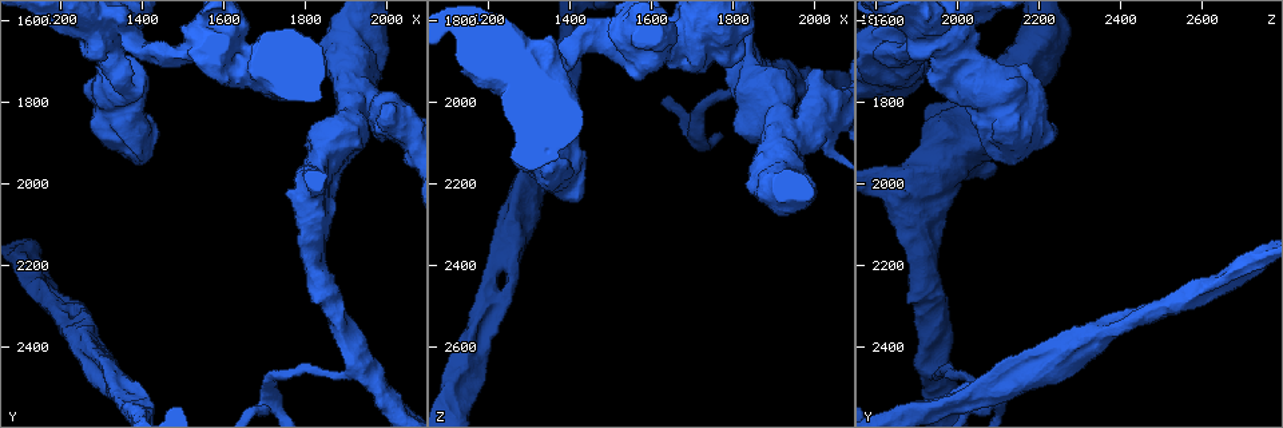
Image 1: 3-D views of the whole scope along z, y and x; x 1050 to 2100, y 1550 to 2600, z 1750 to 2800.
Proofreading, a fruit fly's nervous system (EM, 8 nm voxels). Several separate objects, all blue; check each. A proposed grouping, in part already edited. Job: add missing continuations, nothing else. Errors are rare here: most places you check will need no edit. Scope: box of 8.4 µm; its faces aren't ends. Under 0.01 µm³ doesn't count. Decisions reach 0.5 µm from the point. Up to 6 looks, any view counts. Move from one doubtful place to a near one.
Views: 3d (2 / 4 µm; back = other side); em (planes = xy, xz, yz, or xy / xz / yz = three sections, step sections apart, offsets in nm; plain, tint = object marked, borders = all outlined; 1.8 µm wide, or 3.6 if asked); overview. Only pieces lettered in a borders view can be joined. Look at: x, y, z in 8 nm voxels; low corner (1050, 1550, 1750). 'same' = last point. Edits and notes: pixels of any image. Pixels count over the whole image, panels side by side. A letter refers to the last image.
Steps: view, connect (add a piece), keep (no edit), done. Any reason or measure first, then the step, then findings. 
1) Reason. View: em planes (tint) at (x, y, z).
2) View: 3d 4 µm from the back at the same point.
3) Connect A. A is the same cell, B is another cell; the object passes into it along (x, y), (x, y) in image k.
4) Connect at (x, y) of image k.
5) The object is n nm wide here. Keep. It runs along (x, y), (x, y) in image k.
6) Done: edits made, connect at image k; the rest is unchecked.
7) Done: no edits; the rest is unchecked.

An open end. View: 3d 4 µm at (1190, 2250, 2685).

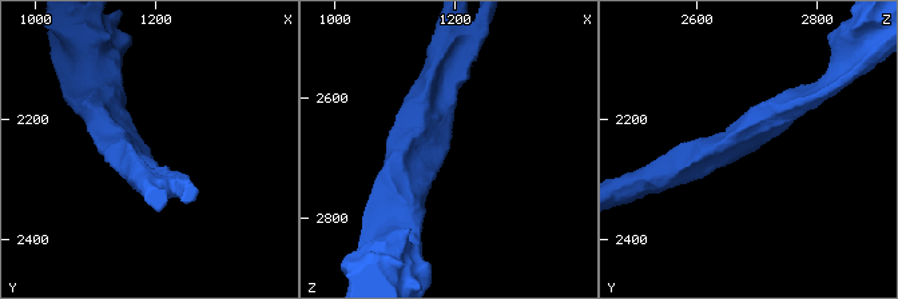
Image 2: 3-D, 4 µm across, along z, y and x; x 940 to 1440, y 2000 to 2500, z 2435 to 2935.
Need the tissue. View: em yz step 4 (tint) at (1190, 2250, 2685).

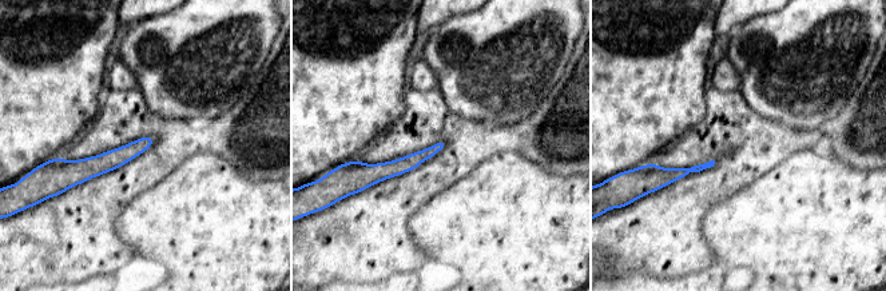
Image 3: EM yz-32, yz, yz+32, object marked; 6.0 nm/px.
Cut it another way. View: em planes (borders) at the same point.

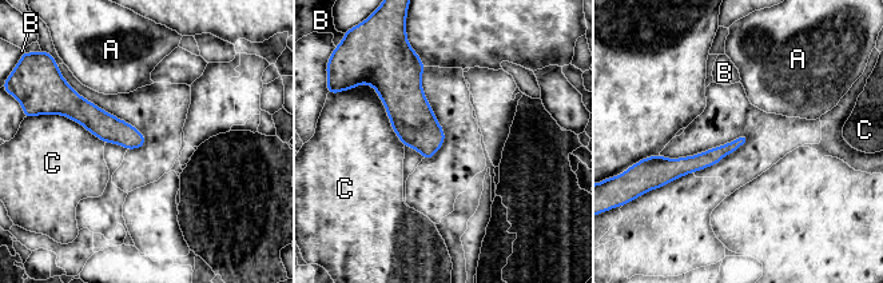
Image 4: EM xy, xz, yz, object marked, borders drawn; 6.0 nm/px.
Keep. A, B and C are other cells; it runs along (70, 111), (142, 140) in image 4; none of them fits.

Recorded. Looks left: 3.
An open end. View: em xy step 4 (tint) at (1255, 2300, 2440).

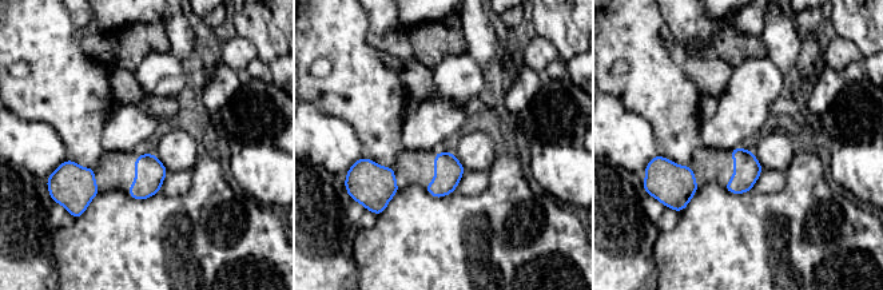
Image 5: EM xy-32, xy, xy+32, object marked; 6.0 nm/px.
Another direction. View: em planes (borders) at the same point.

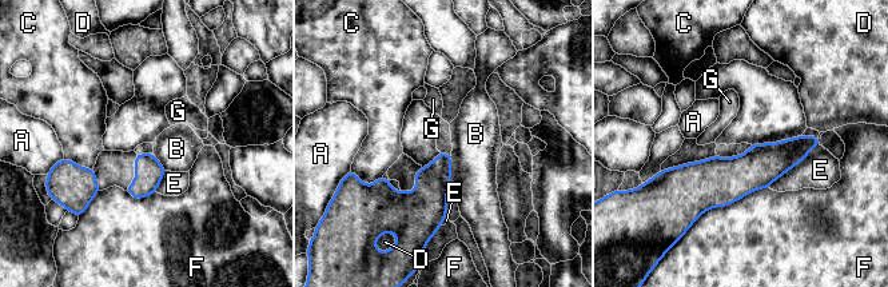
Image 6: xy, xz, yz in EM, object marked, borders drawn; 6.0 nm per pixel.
The longest contact is with F, 500 nm. Keep. A, B, C, D, E, F and G are other cells; a border runs along (452, 155), (452, 176), (449, 182) in image 6; none of them fits.

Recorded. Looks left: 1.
View: em 3.6 µm planes (borders) at (1960, 1800, 2060).

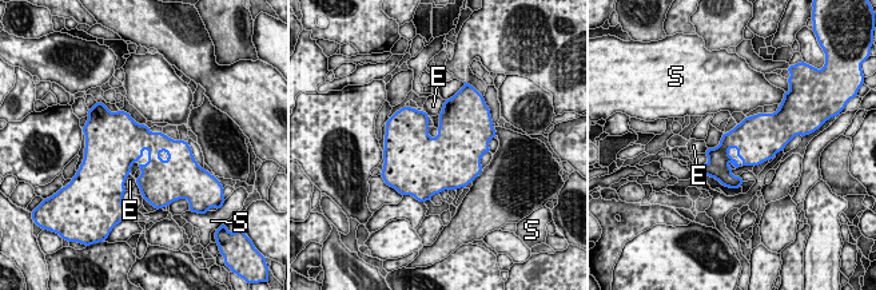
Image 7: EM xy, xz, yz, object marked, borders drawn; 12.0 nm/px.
The object is 550 nm wide here. Keep. E and S are other cells; a border runs along (130, 173), (126, 178), (124, 190) in image 7; no lettered piece goes on from it.

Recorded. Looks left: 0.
Done: no edits; the rest is unchecked.

